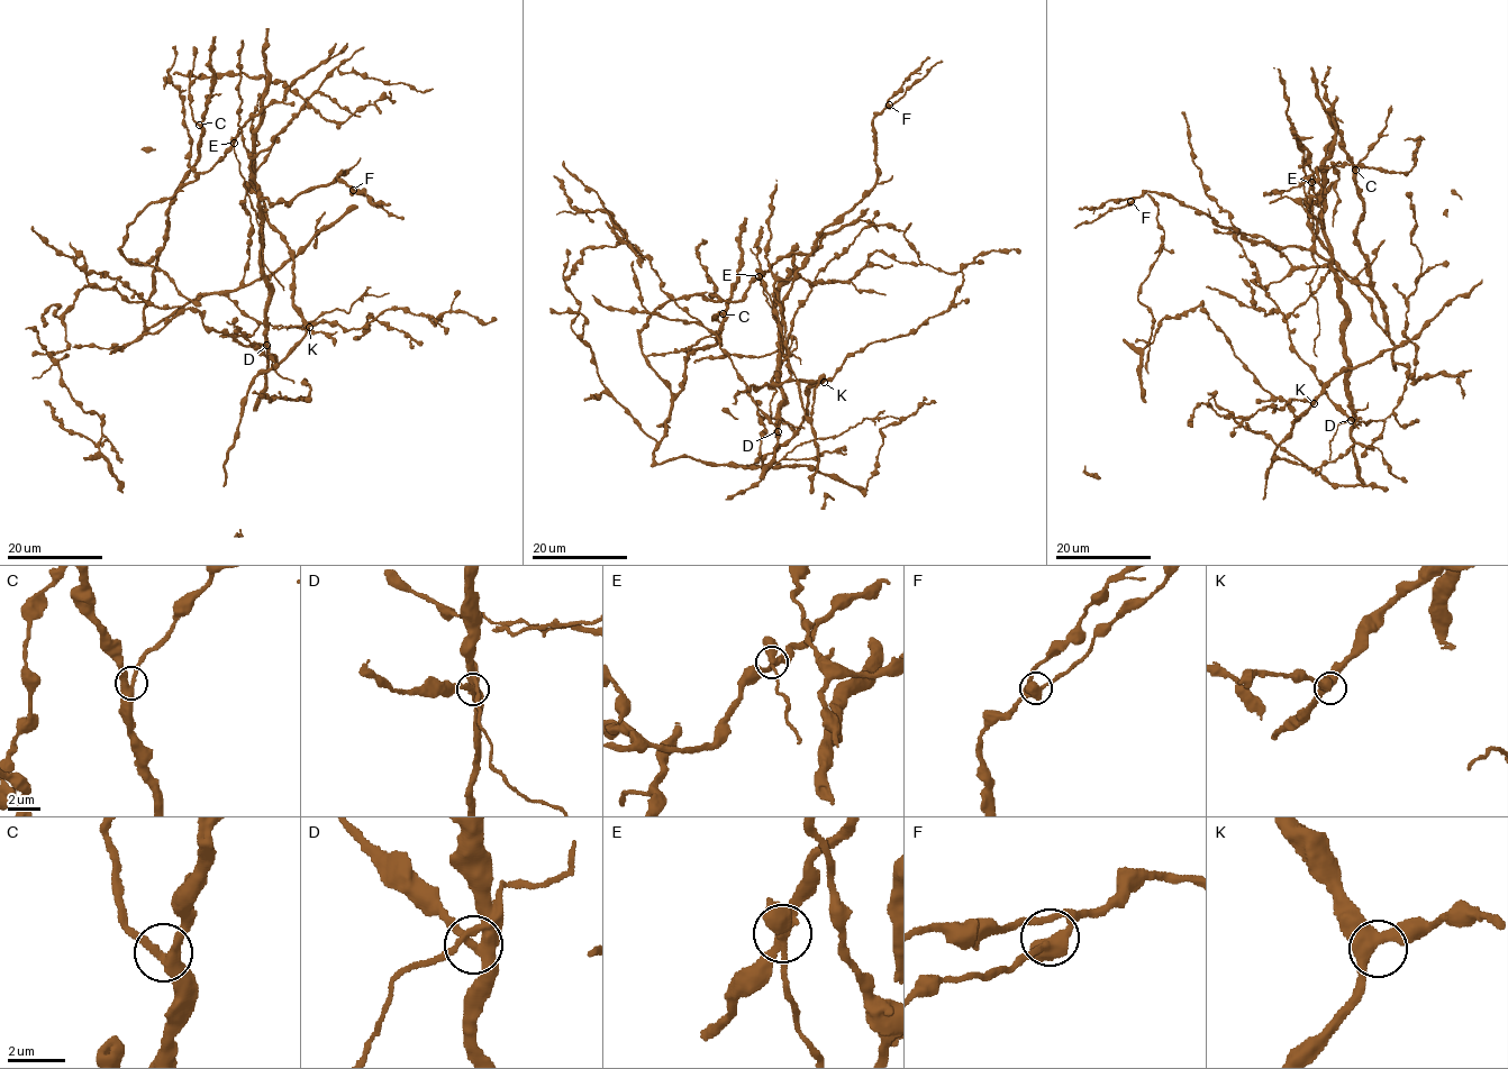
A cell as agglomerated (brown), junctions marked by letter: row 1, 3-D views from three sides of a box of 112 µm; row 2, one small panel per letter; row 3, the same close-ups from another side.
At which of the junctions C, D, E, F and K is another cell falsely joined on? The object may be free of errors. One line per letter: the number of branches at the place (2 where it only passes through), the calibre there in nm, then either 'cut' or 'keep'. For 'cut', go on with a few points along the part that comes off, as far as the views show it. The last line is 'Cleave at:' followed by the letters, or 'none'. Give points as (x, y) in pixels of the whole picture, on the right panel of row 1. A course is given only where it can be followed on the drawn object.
C: 3 | 360 nm | keep
D: 4 | 360 nm | keep
E: 4 | 380 nm | cut | (1311, 182), (1313, 247), (1317, 267), (1309, 284), (1310, 295), (1317, 303), (1316, 357)
F: 3 | 400 nm | keep
K: 3 | 400 nm | keep
Cleave at: E

